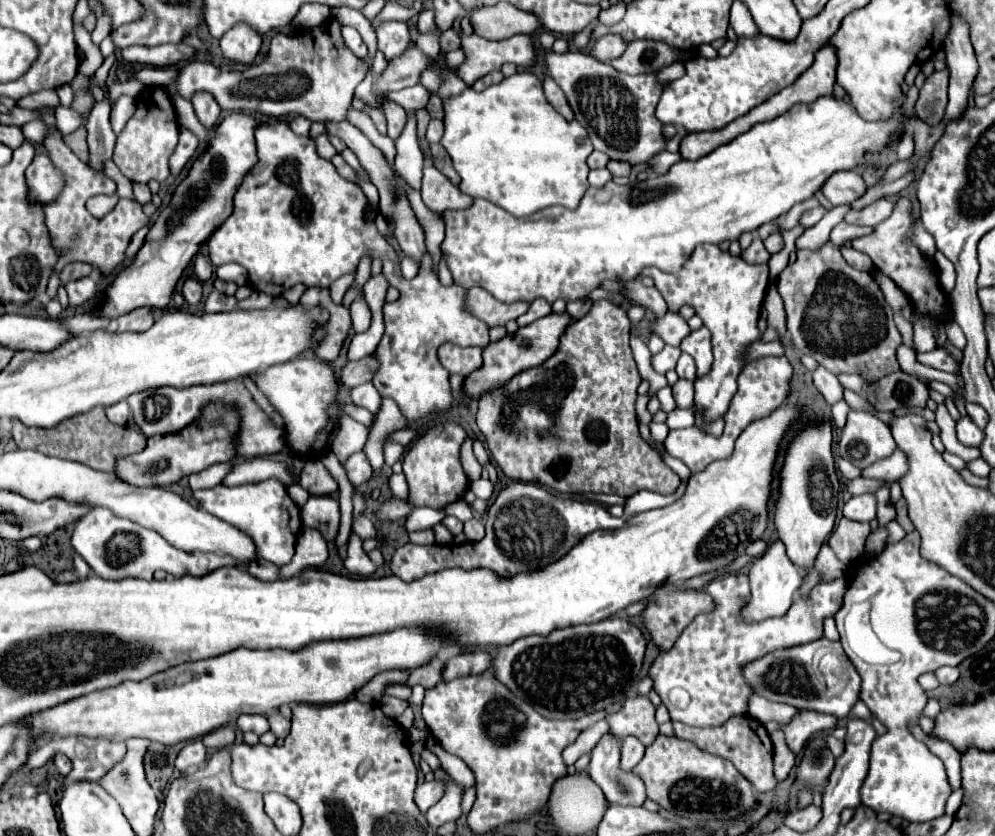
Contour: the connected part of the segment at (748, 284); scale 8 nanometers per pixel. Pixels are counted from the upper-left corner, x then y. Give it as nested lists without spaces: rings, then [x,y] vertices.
[[[698,244],[678,272],[662,272],[660,268],[648,266],[640,272],[640,276],[654,278],[656,288],[664,296],[668,308],[672,308],[674,312],[678,312],[678,308],[684,304],[694,306],[704,326],[712,332],[714,364],[708,374],[700,376],[694,382],[694,406],[704,408],[708,422],[712,418],[720,418],[728,410],[728,404],[736,394],[736,378],[744,368],[748,346],[762,338],[762,332],[758,330],[758,314],[770,284],[768,264],[754,266],[740,260],[740,256],[722,252],[718,244]]]

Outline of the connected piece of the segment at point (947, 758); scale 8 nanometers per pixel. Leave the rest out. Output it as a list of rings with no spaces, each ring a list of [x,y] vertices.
[[[919,725],[910,726],[910,731],[917,740],[923,741],[928,746],[930,752],[934,752],[944,762],[944,768],[948,774],[948,784],[952,790],[956,790],[960,786],[960,754],[952,746],[948,746],[948,742],[930,738]]]

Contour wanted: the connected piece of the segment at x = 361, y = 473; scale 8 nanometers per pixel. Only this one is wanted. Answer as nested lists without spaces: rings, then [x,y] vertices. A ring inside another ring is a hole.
[[[358,452],[358,454],[352,454],[346,462],[344,462],[344,470],[346,470],[346,476],[348,480],[354,484],[354,486],[360,486],[362,482],[370,480],[372,476],[372,466],[366,458],[364,452]]]

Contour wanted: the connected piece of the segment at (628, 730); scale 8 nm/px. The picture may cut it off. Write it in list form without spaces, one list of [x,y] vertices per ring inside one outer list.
[[[650,700],[624,702],[622,710],[606,716],[610,734],[618,740],[636,736],[644,746],[650,746],[658,736],[658,722],[654,720],[654,706]]]

